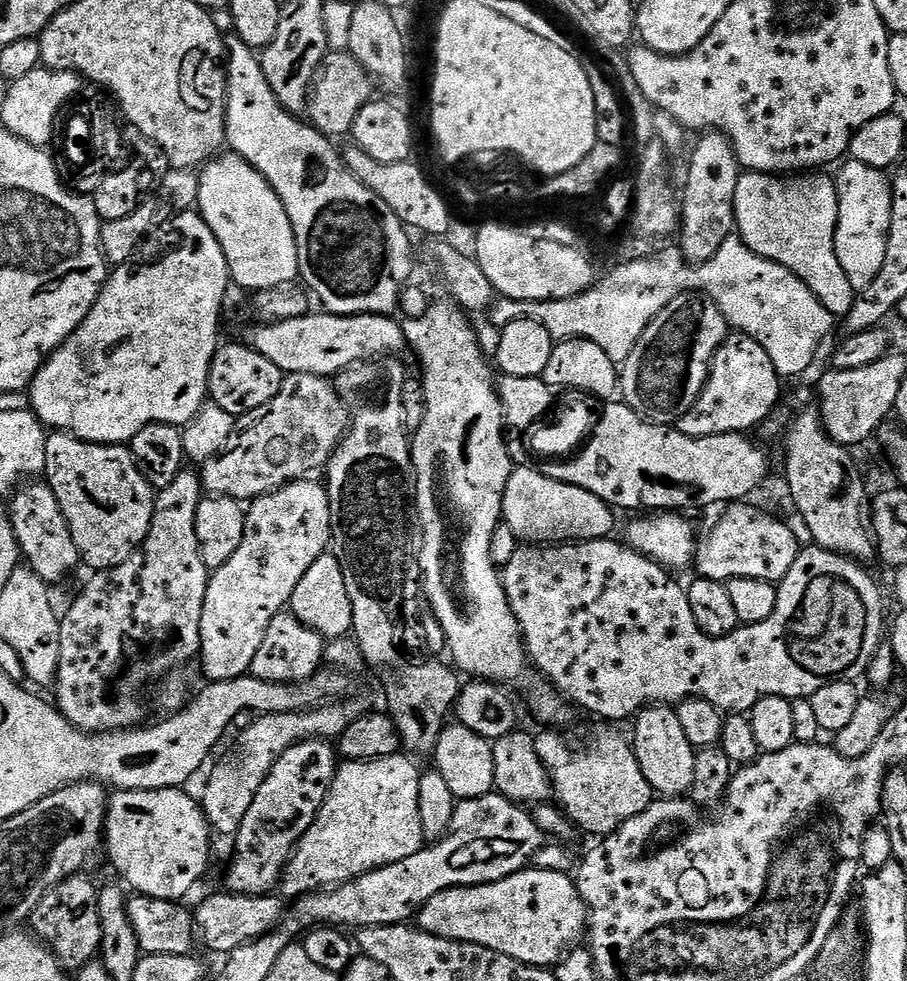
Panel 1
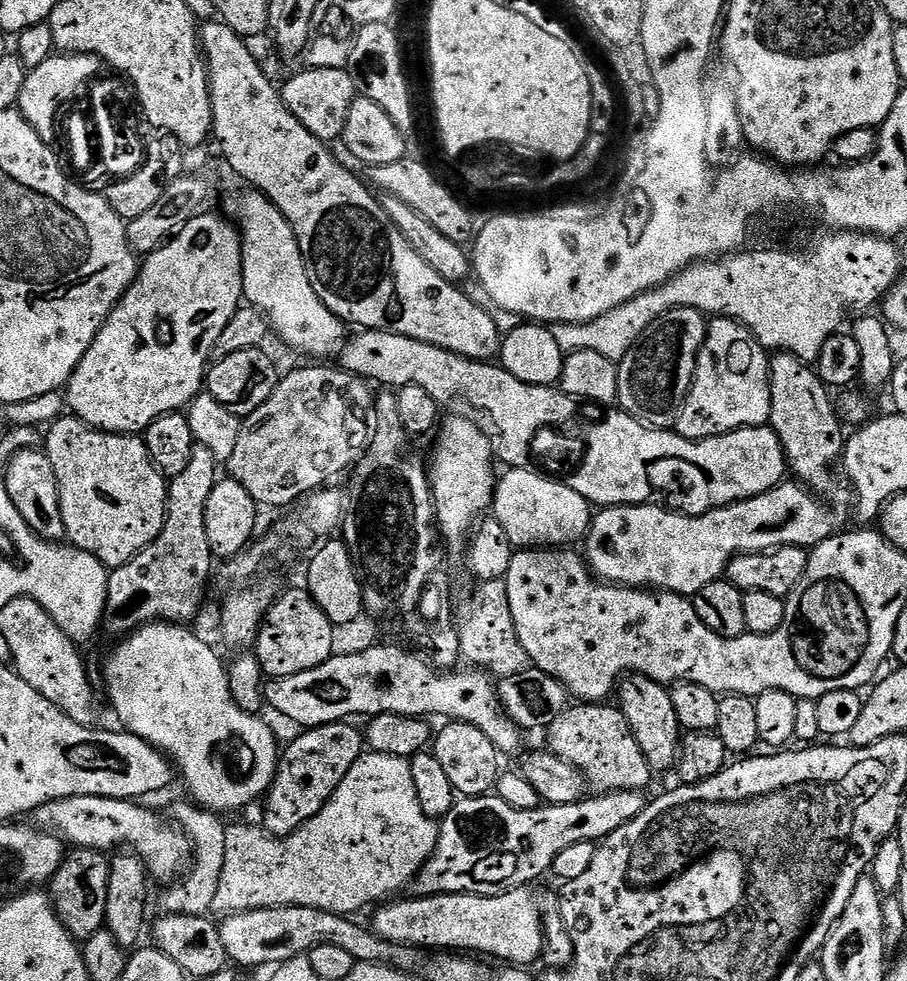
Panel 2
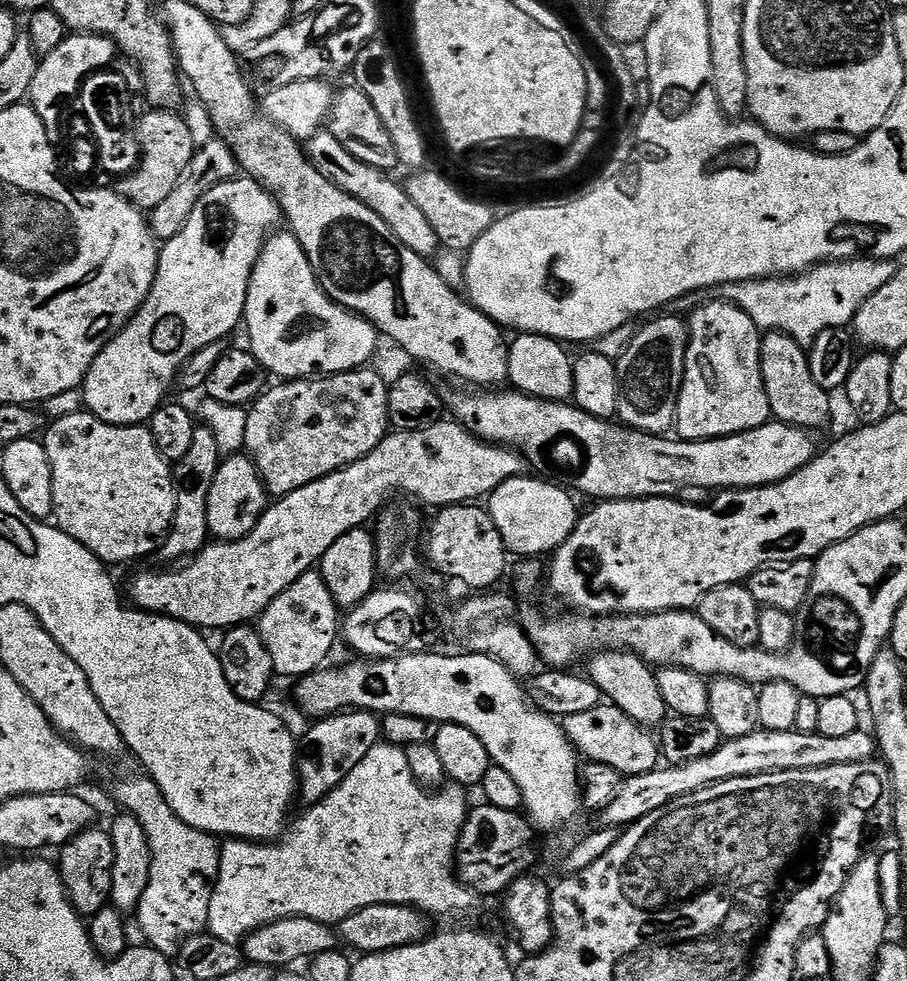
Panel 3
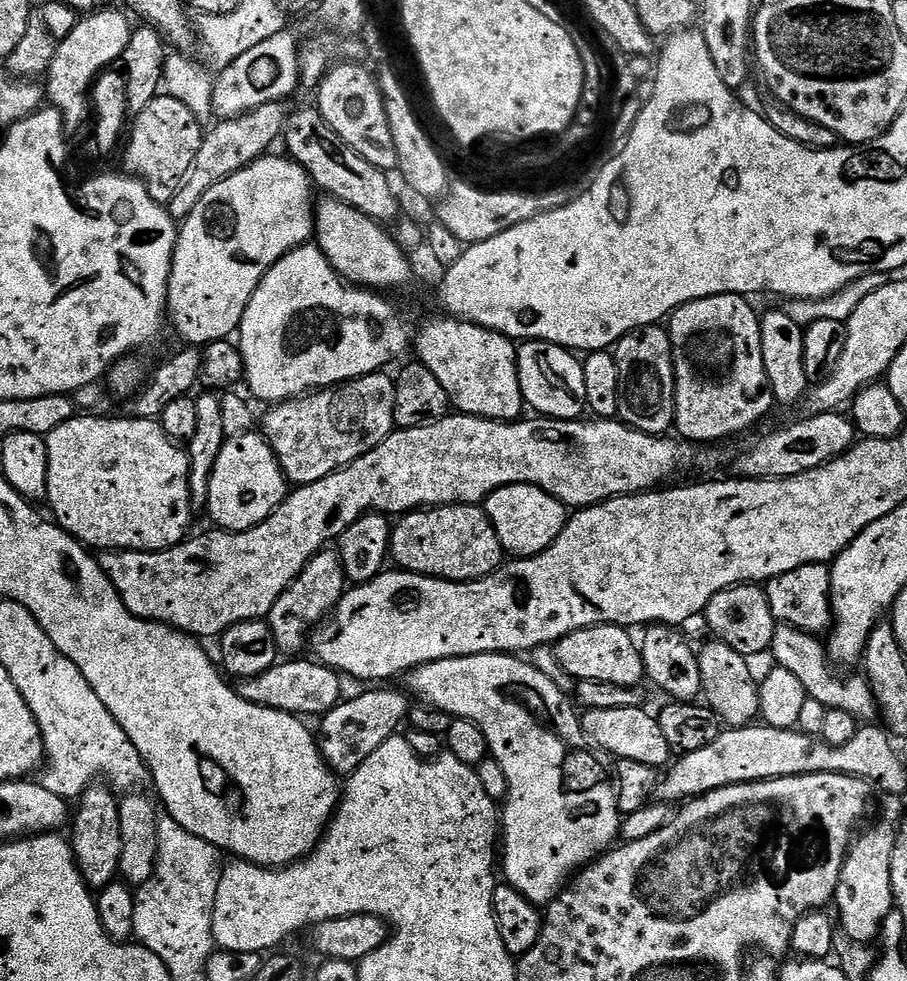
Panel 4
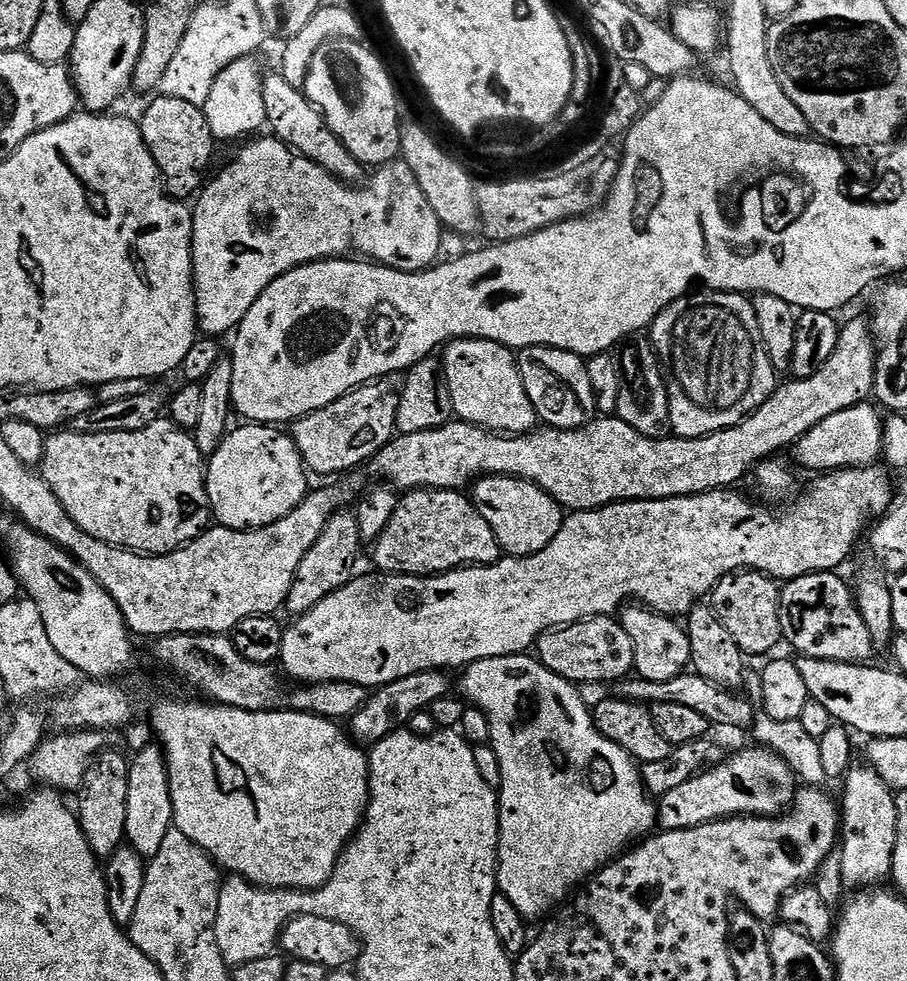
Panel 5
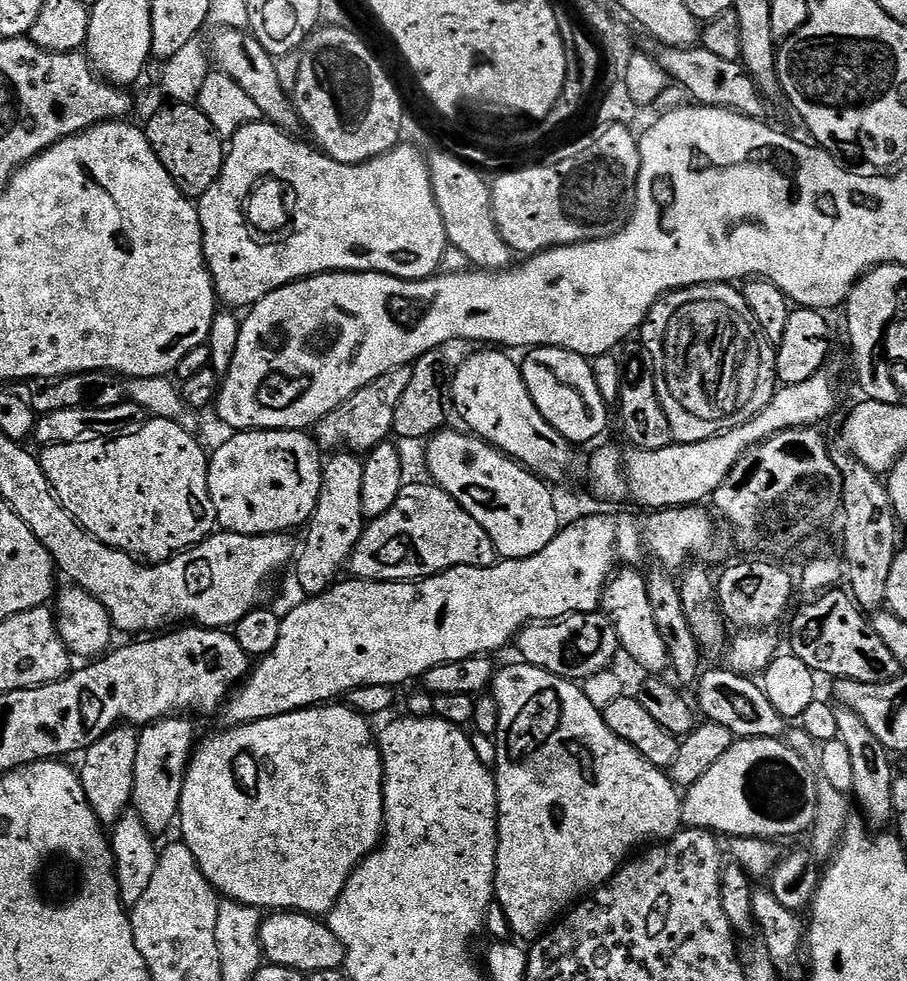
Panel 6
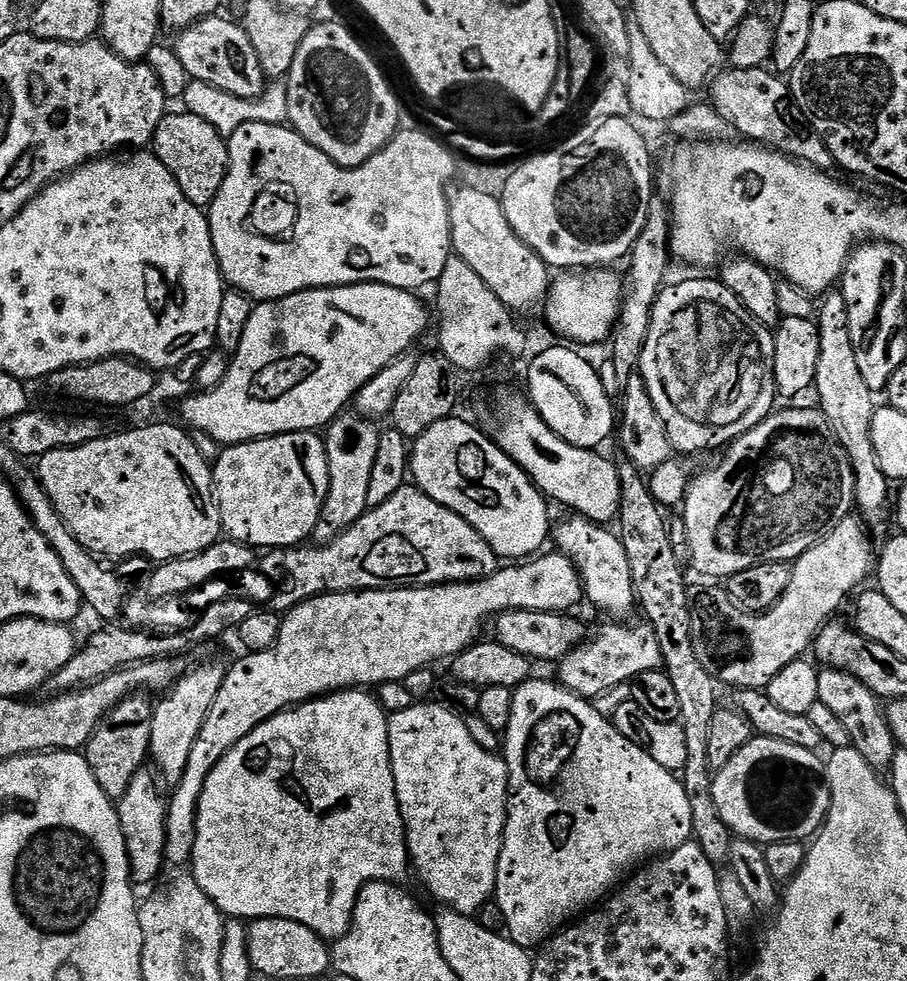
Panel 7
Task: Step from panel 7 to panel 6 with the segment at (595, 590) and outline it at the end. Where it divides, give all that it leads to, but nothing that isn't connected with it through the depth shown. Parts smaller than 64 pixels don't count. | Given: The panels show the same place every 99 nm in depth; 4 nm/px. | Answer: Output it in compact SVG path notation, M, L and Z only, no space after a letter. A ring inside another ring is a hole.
M634 566L621 567L605 586L600 608L618 634L623 655L628 655L638 667L645 668L648 671L645 673L664 674L670 668L666 641L658 630L657 619L654 618L650 604L648 577L644 572L638 571L640 570Z

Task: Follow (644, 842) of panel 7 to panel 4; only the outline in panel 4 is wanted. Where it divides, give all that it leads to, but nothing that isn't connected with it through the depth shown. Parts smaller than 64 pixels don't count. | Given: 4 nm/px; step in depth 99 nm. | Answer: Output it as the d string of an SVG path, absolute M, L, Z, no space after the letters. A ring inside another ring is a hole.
M487 652L477 656L459 656L458 658L435 660L429 664L413 668L411 672L407 673L406 680L408 680L408 685L406 685L406 688L417 701L438 706L438 710L450 713L457 720L472 720L482 730L482 734L488 743L491 759L496 760L498 766L502 766L502 770L506 773L506 782L508 783L508 796L502 801L503 879L510 886L514 886L514 890L518 890L518 894L522 894L532 904L547 906L552 903L552 899L555 896L559 896L564 891L566 885L573 879L574 874L579 873L589 862L603 856L605 852L609 851L617 843L622 823L622 813L620 811L618 788L614 783L613 773L610 771L610 764L608 768L608 763L610 763L609 757L604 754L597 754L594 751L593 745L584 731L581 717L578 715L577 705L571 699L568 701L564 697L563 690L542 669L535 668L534 665L527 664L524 660L527 659L521 658L516 654L505 654L502 652Z

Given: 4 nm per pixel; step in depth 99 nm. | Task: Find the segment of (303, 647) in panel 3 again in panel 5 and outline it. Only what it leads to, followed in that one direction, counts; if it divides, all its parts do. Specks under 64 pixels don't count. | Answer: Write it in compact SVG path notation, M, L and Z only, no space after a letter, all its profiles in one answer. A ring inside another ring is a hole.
M355 511L335 512L330 518L330 522L326 522L326 530L322 530L322 534L318 534L318 542L314 542L314 546L310 546L306 558L302 558L302 563L298 565L286 601L287 611L292 611L293 617L306 614L310 610L314 610L314 606L318 606L318 602L322 602L322 598L334 594L334 590L338 590L352 581L354 573L357 571L357 569L355 570L356 559L360 556L360 547L362 547L362 541Z

